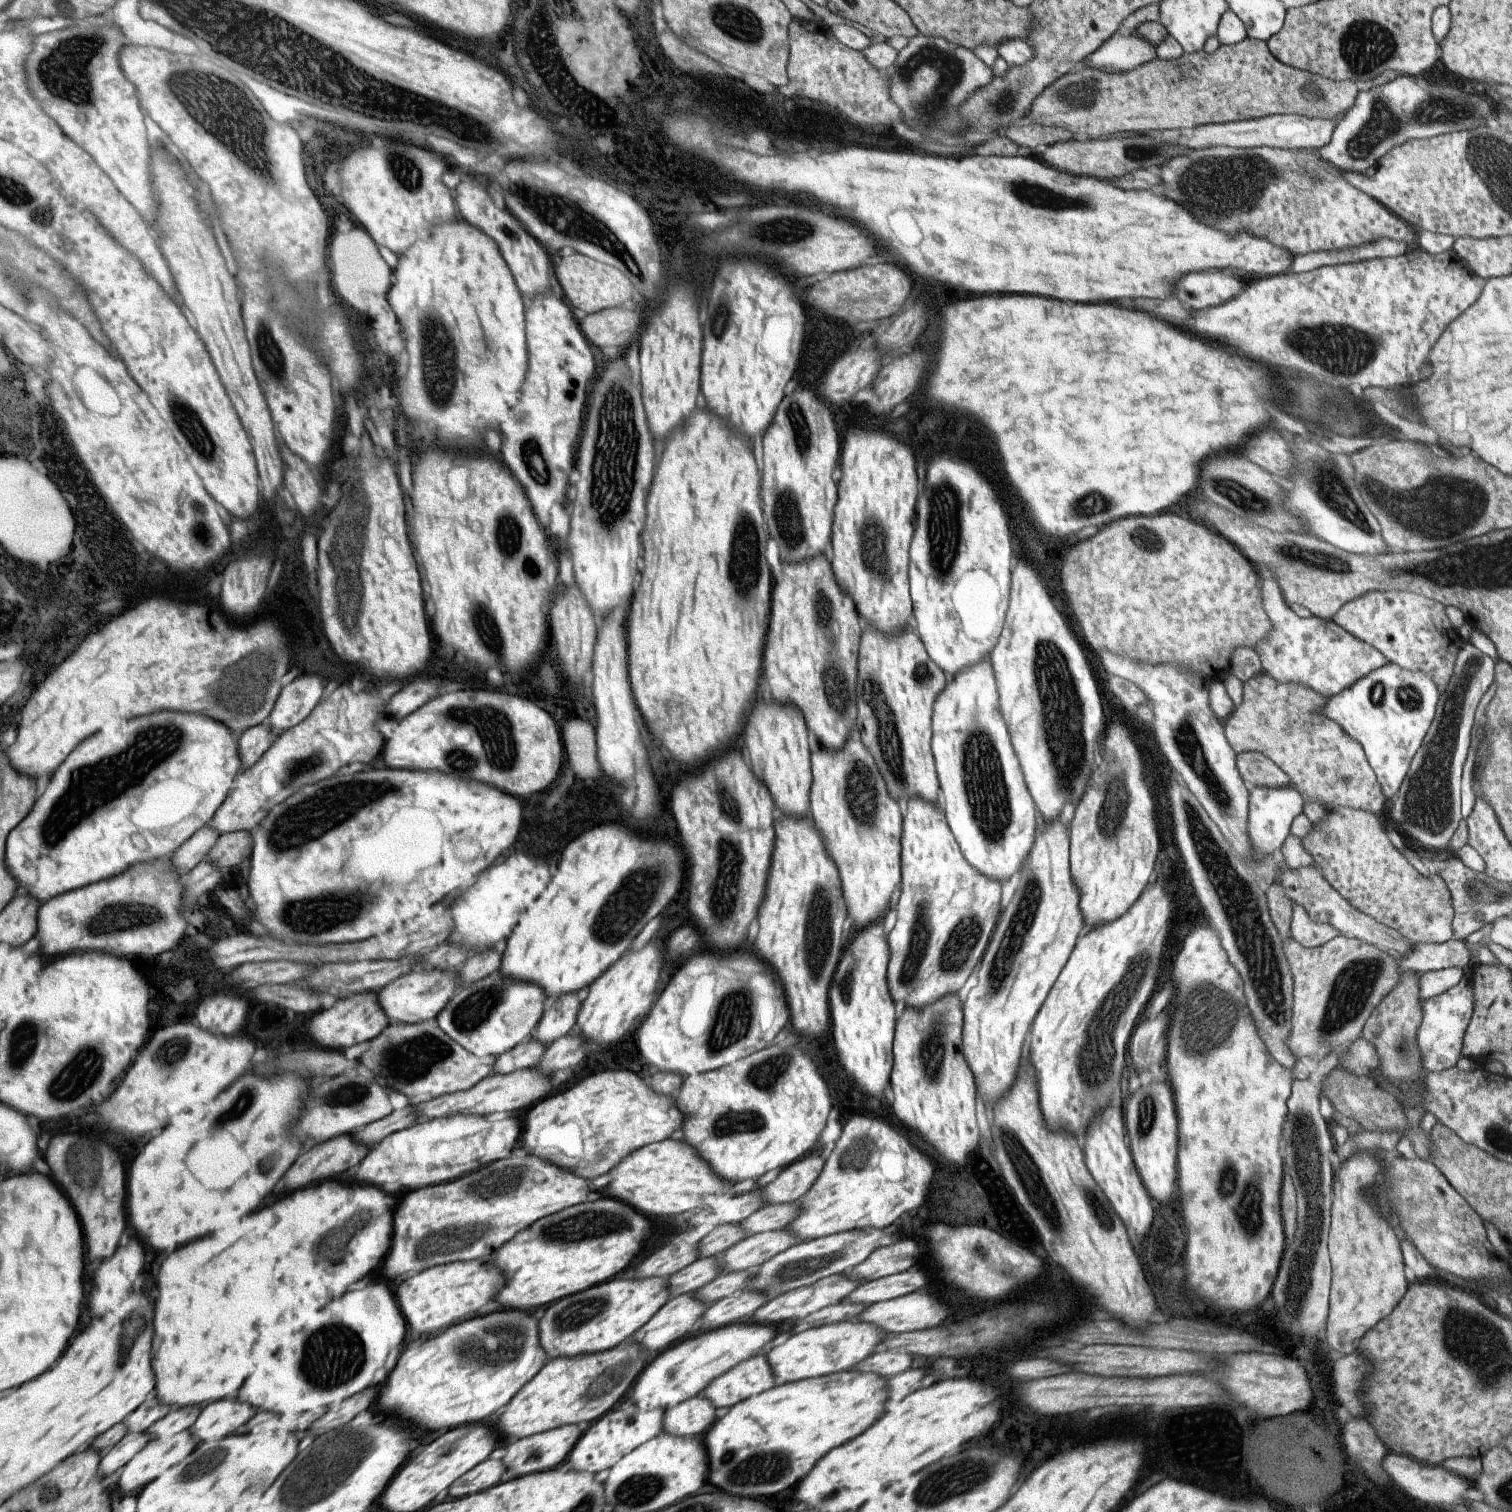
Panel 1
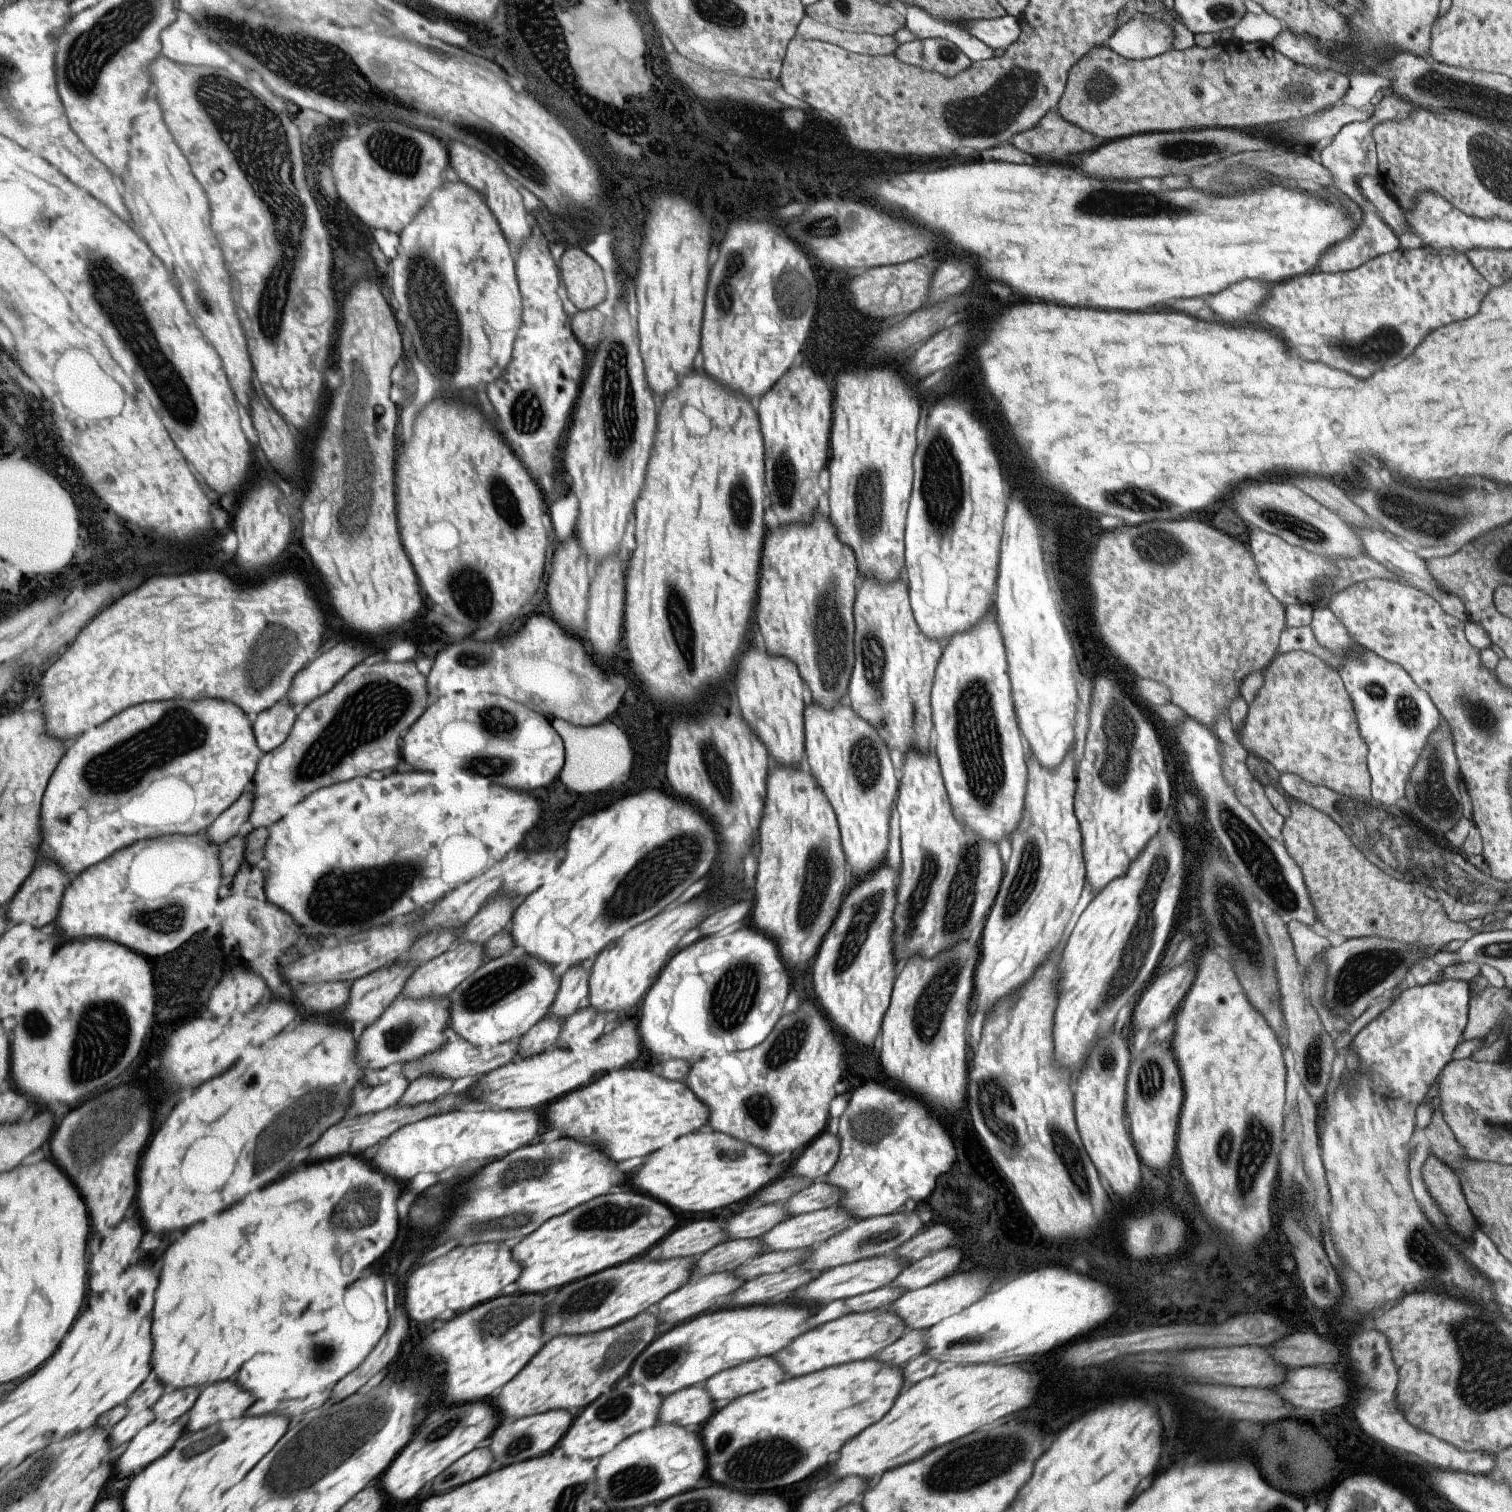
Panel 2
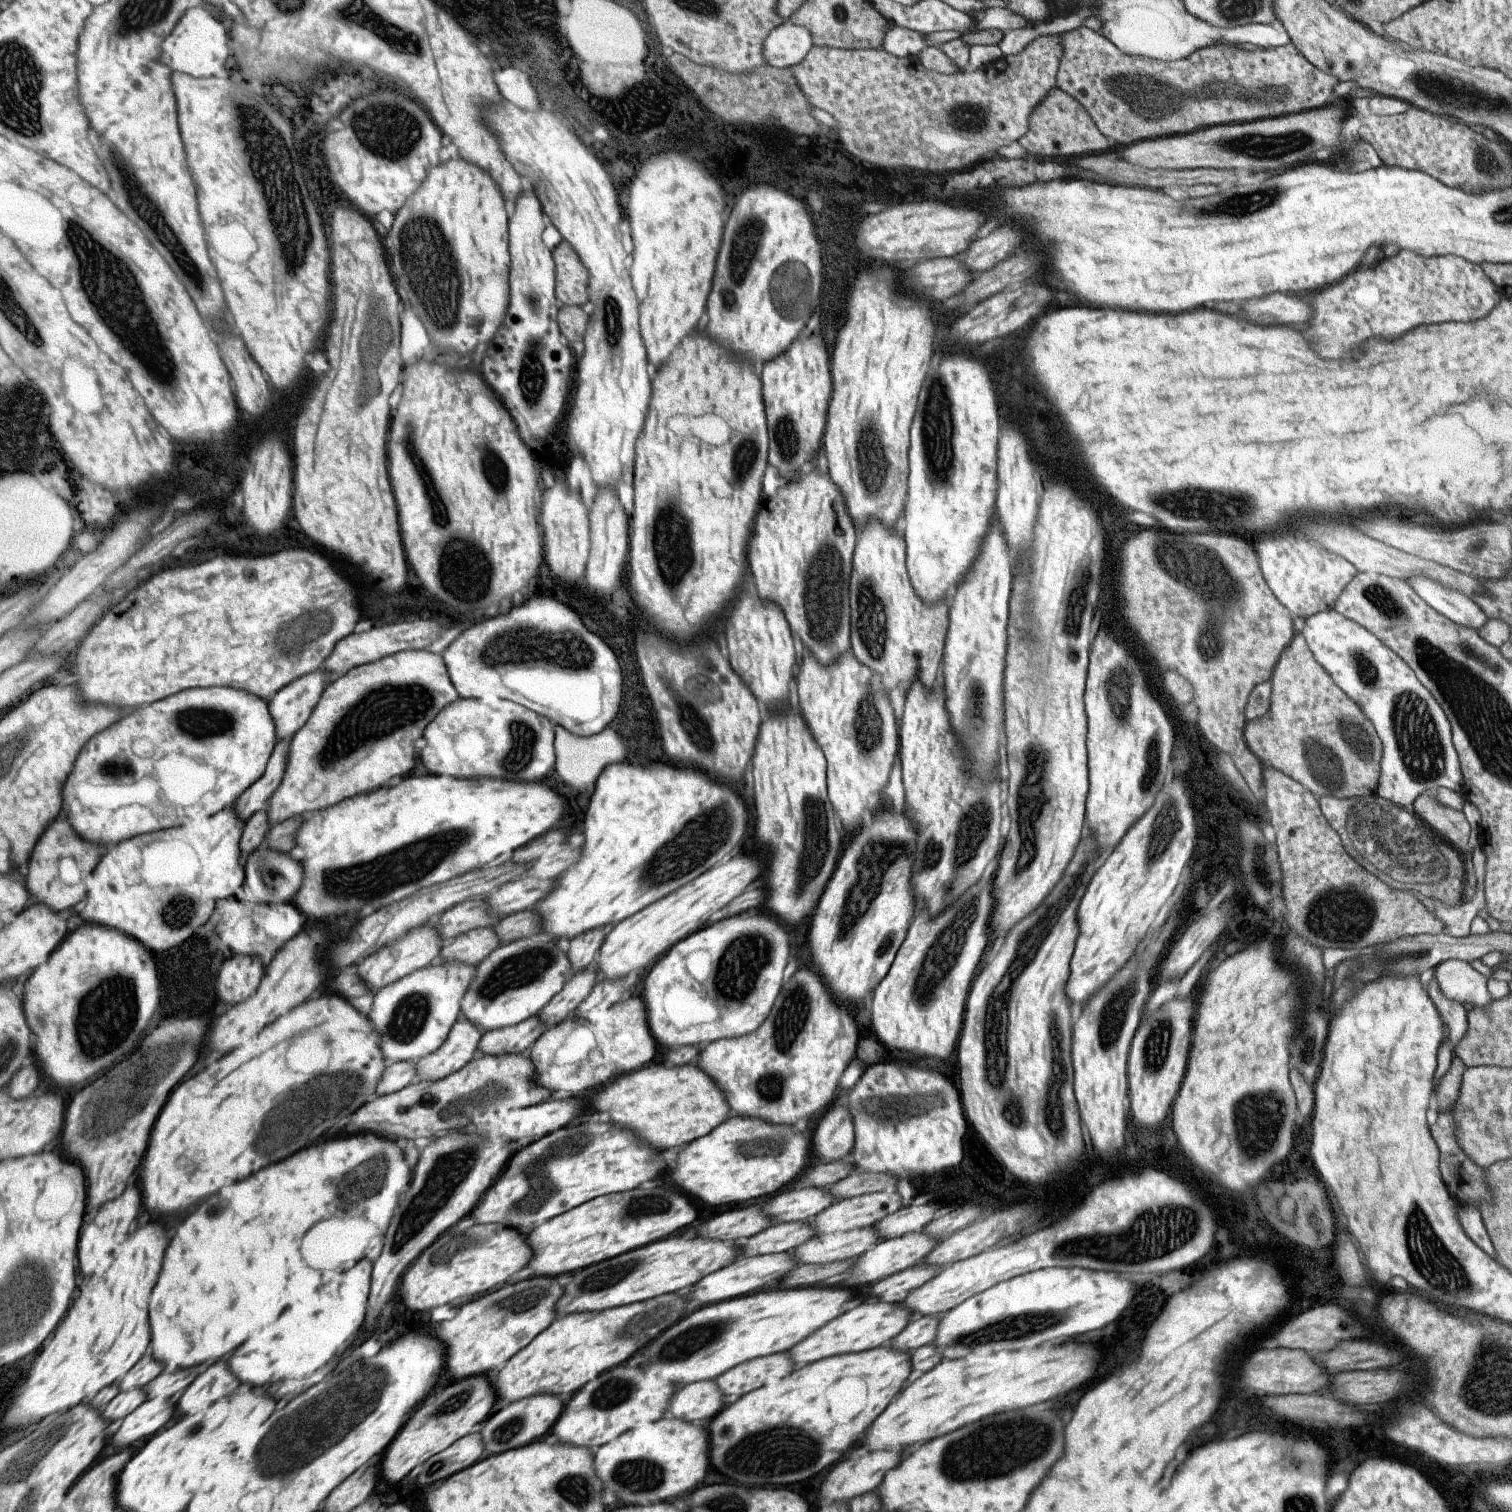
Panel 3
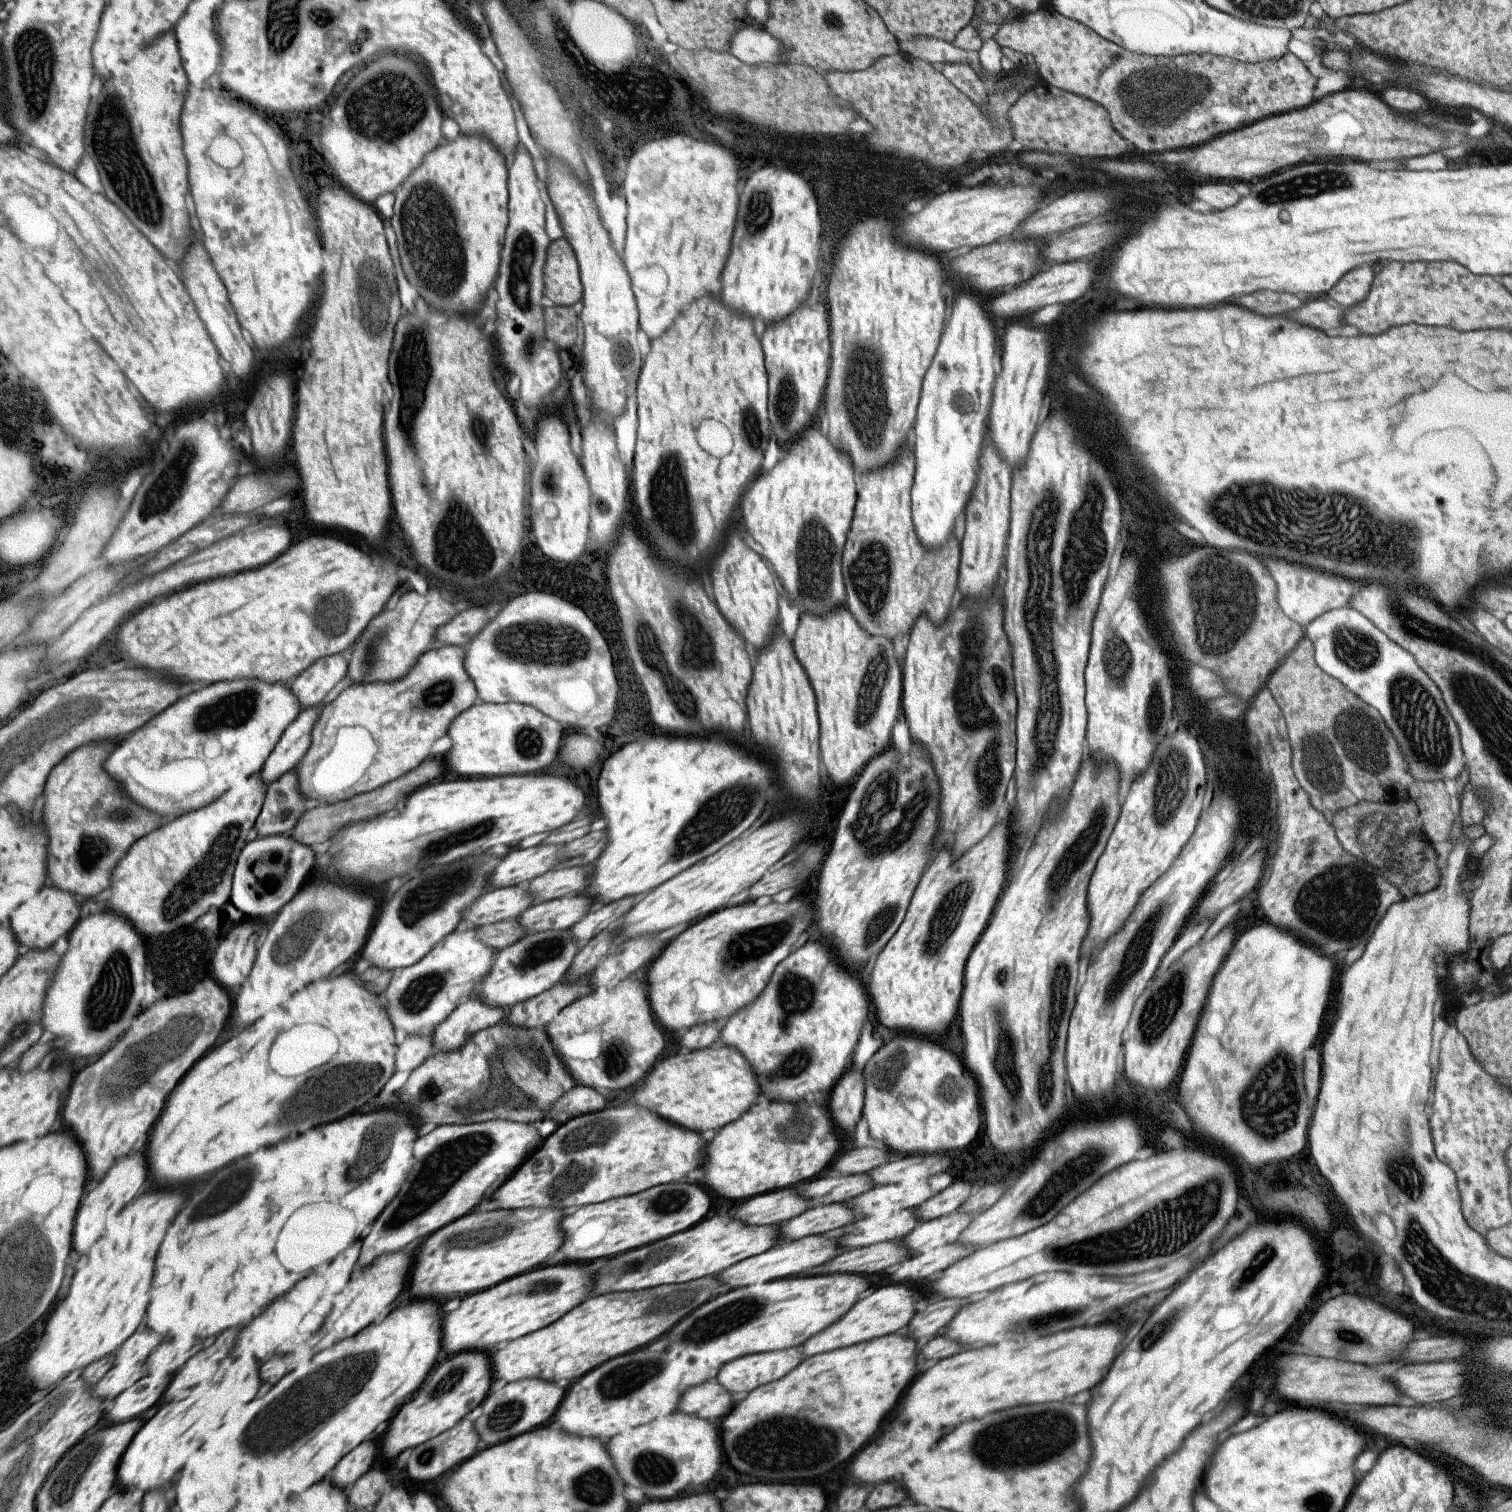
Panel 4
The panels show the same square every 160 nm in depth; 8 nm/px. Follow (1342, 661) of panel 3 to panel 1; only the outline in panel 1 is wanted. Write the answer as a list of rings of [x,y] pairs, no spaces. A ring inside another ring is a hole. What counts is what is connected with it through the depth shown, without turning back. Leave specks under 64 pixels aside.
[[[1386,662],[1329,697],[1322,713],[1362,746],[1381,793],[1389,800],[1398,791],[1409,763],[1420,747],[1440,693],[1425,673],[1406,671]]]

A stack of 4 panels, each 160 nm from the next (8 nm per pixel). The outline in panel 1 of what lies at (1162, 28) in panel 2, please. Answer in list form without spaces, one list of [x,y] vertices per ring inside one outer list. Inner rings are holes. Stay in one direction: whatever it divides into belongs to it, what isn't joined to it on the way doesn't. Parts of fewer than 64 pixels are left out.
[[[1113,33],[1101,46],[1092,52],[1084,67],[1110,73],[1125,72],[1148,63],[1155,58],[1151,41],[1137,33]]]

